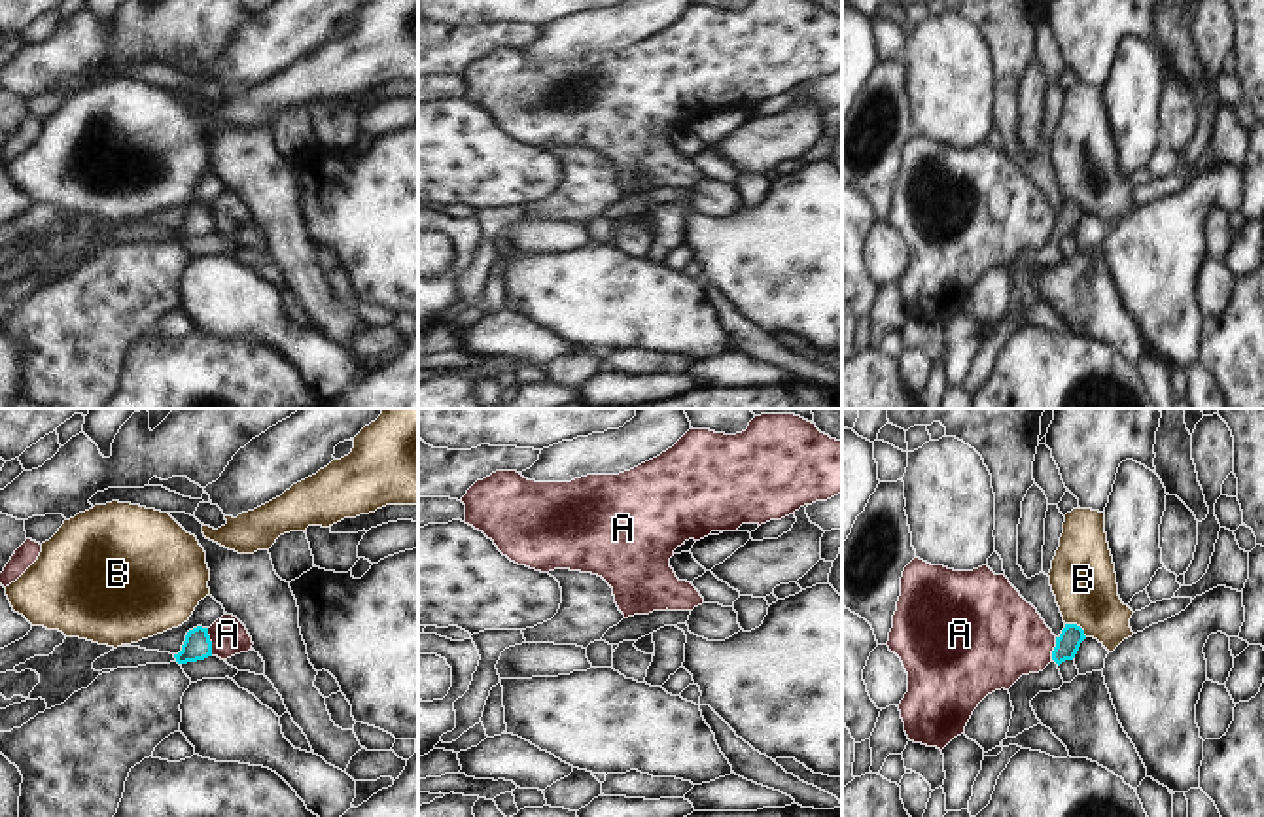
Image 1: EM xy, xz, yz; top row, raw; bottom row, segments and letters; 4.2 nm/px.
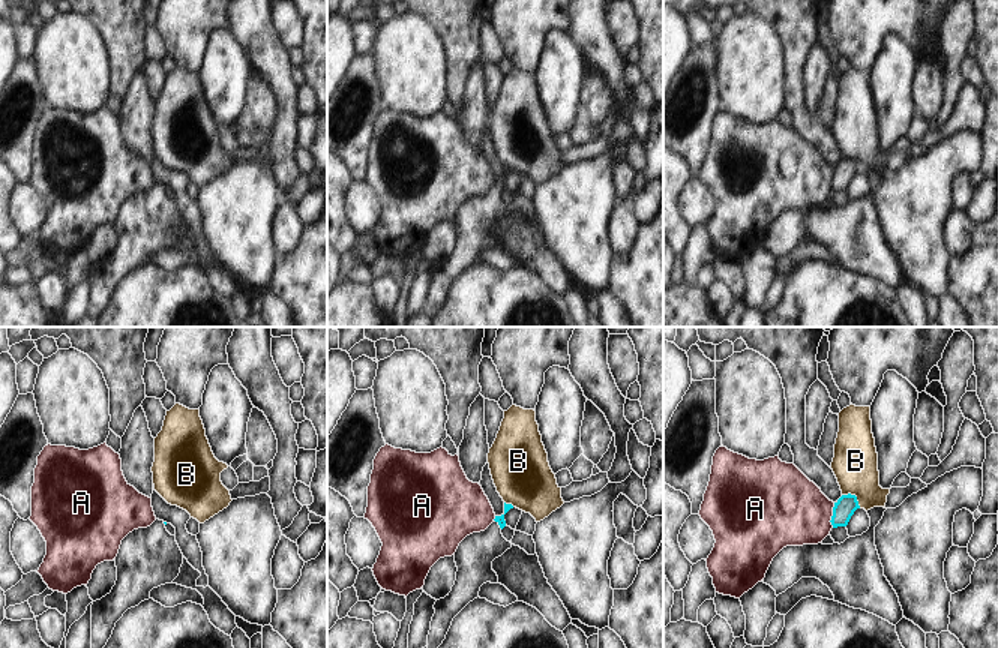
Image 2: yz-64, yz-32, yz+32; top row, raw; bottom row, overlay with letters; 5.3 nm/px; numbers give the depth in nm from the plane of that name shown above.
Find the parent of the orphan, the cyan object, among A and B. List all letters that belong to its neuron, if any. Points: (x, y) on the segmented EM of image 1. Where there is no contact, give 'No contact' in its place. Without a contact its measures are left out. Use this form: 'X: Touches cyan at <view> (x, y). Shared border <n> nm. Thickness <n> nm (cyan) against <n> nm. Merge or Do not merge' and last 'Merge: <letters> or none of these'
A: Touches cyan at xy (210, 642). Shared border 120 nm. Thickness 120 nm (cyan) against 160 nm. Do not merge
B: Touches cyan at yz (1075, 625). Shared border 110 nm. Thickness 100 nm (cyan) against 280 nm. Do not merge
Merge: none of these.

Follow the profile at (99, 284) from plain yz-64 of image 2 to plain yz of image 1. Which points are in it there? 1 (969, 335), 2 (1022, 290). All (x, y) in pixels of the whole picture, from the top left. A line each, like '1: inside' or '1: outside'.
1: outside
2: inside

